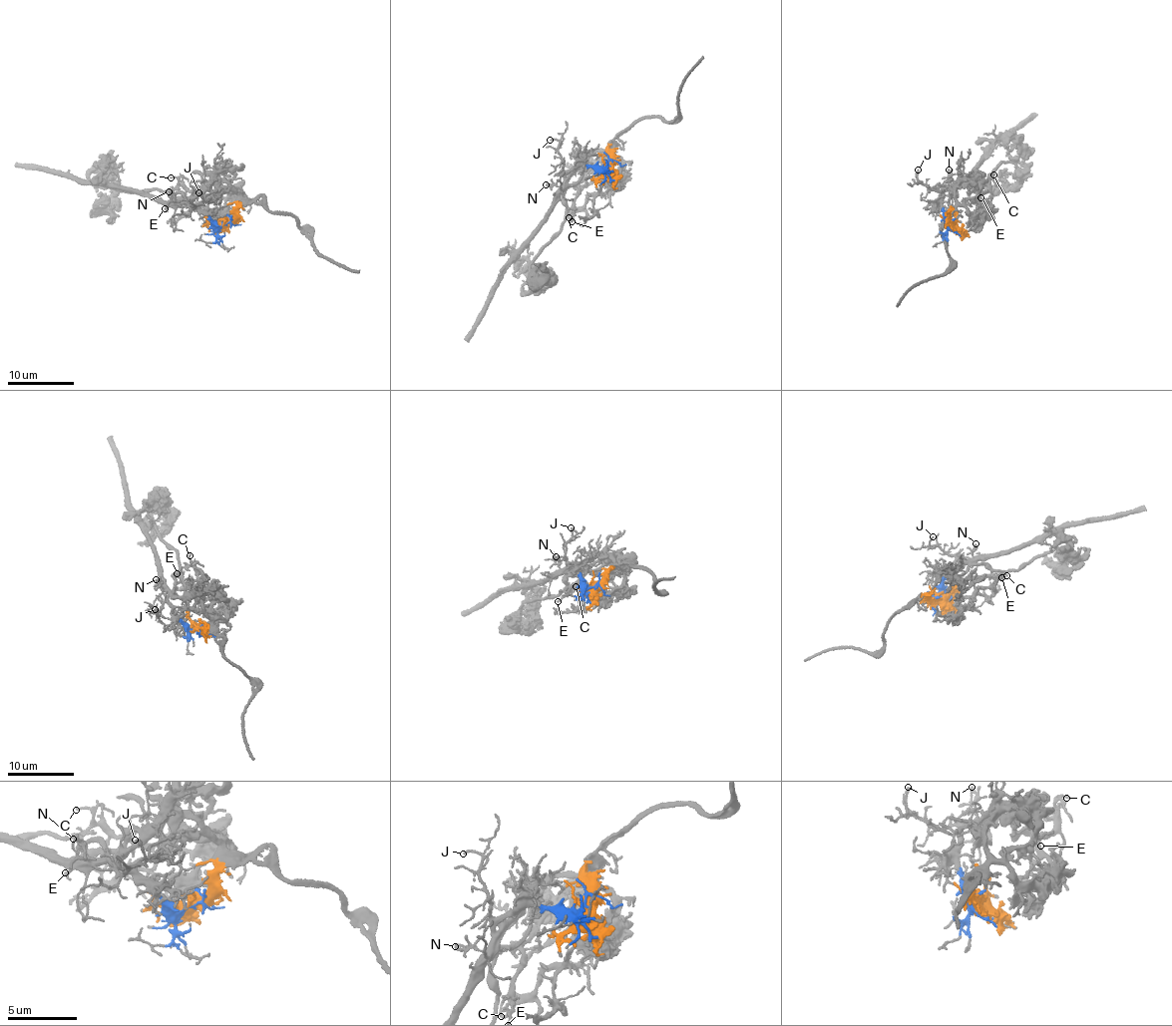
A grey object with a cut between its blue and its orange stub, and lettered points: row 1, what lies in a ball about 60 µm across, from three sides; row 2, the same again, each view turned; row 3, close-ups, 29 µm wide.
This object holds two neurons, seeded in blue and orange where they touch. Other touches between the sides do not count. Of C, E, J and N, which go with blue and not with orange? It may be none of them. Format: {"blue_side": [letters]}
{"blue_side": ["J", "N"]}

